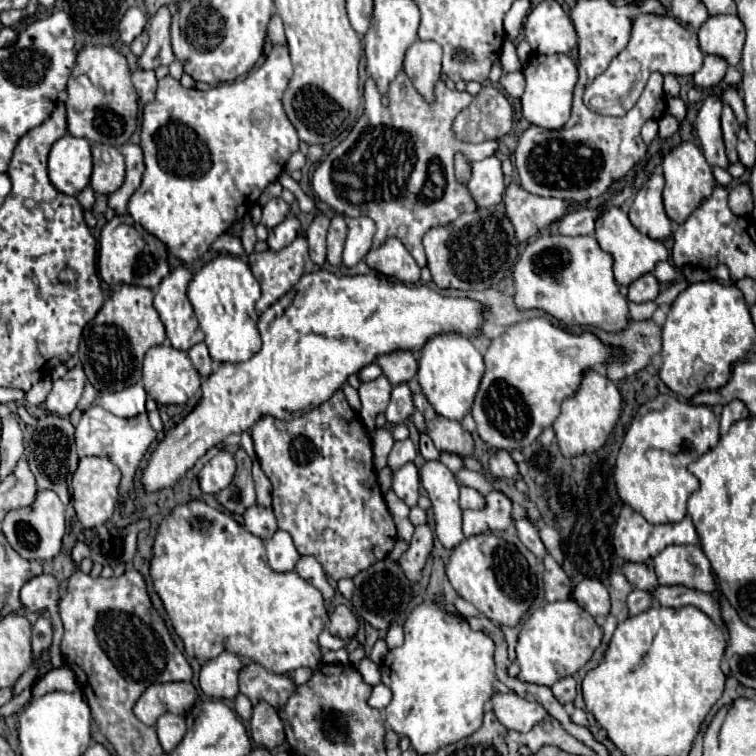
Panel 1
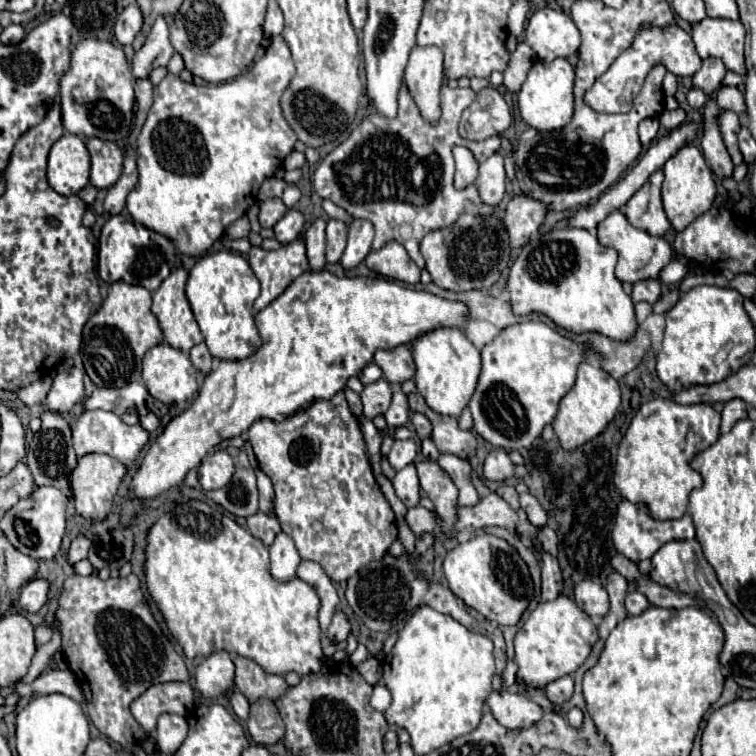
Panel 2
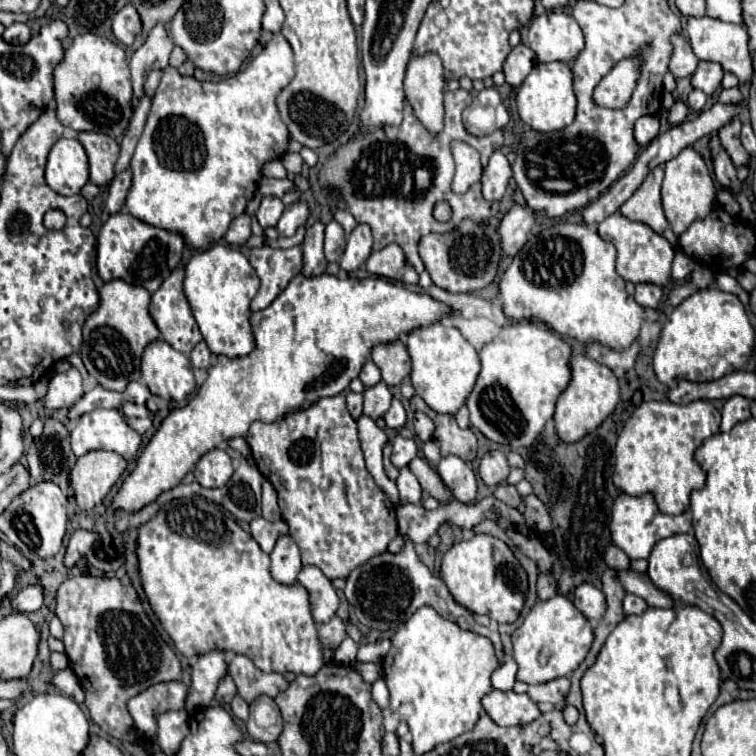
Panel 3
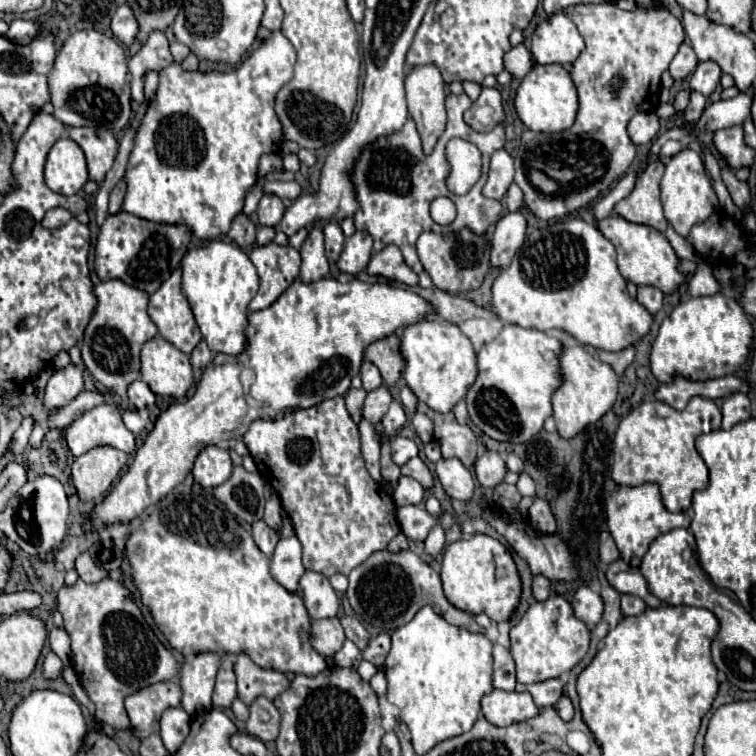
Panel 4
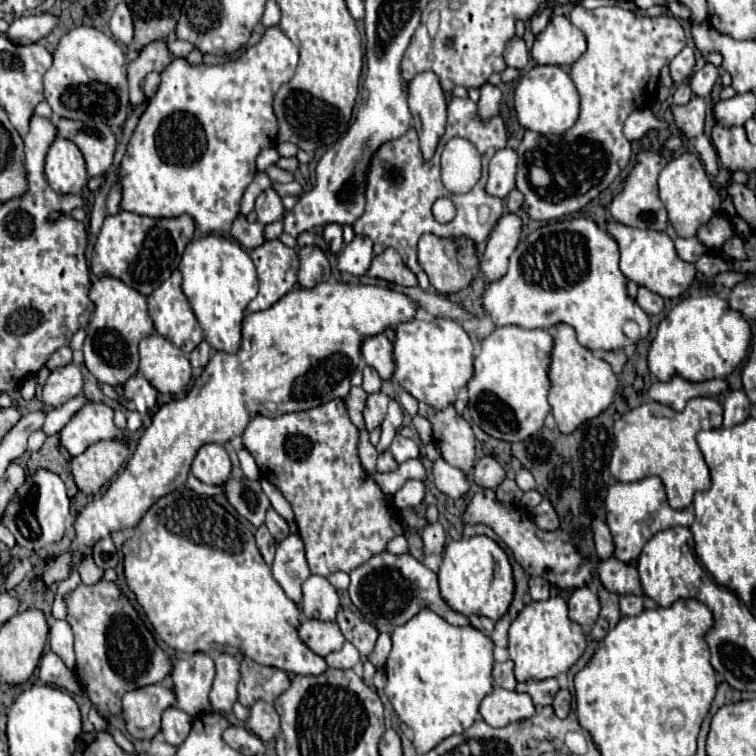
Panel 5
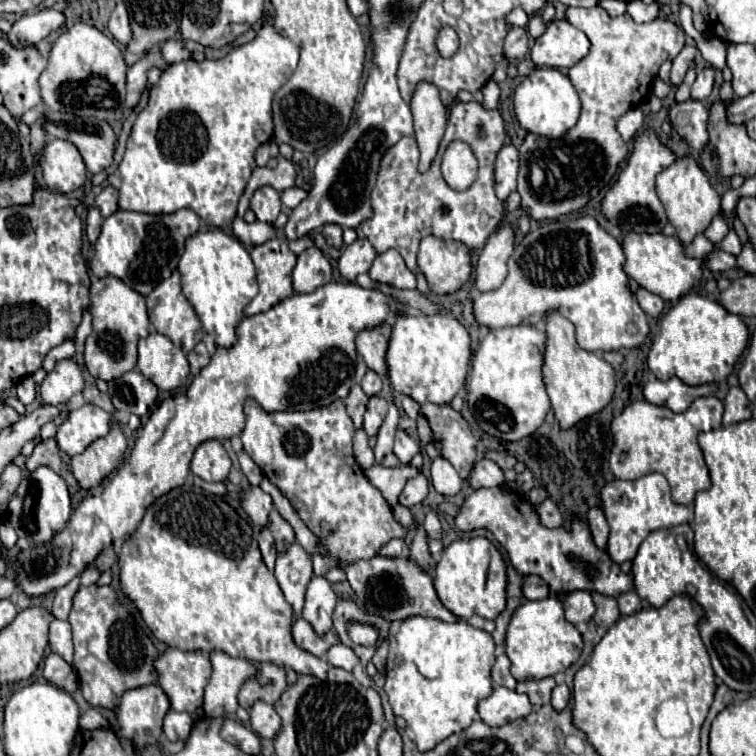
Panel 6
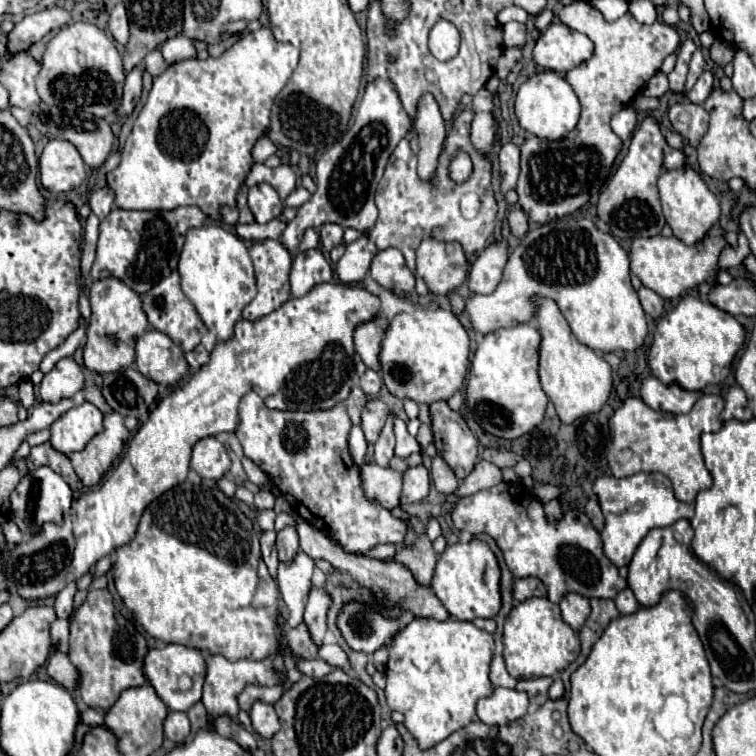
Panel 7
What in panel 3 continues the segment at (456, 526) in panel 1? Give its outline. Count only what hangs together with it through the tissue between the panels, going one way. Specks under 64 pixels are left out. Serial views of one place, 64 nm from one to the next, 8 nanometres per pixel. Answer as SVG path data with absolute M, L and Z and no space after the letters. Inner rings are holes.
M416 456L416 458L408 464L408 468L410 468L410 470L414 472L414 476L418 478L422 490L428 492L430 496L434 496L440 504L444 504L444 502L448 502L448 500L452 498L450 490L444 486L444 482L440 480L438 472L434 472L434 470L428 466L428 462L424 462L422 458Z

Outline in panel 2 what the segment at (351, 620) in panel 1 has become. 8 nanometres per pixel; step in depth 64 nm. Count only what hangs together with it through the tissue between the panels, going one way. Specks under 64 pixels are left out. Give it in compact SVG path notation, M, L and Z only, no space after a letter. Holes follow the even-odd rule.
M336 612L334 618L332 618L332 622L330 622L330 626L328 626L328 630L326 630L328 640L340 644L340 642L346 640L348 634L350 634L350 622L348 622L348 618L344 616L344 612Z

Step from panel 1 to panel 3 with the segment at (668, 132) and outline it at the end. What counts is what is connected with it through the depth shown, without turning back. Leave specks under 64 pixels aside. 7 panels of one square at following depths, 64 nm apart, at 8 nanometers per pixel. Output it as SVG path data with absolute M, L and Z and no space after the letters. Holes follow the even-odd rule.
M676 100L674 106L670 108L668 122L670 122L670 124L680 124L680 122L686 120L686 114L688 114L688 106L686 106L682 100Z

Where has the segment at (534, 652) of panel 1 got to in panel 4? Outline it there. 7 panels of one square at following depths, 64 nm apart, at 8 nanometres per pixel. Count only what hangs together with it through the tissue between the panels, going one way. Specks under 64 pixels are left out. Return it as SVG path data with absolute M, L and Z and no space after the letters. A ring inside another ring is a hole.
M554 594L544 602L530 604L522 620L510 630L510 642L518 682L534 684L570 672L588 652L590 632L578 618L574 618L572 606L562 596Z

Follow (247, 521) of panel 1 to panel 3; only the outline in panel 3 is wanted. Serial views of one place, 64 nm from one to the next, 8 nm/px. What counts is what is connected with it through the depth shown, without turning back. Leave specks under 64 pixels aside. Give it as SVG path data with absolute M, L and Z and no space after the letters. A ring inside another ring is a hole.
M256 518L250 522L250 528L252 528L252 536L254 540L260 544L260 548L270 554L276 540L282 535L288 534L288 526L284 520L278 520L278 522L268 522L264 518Z

